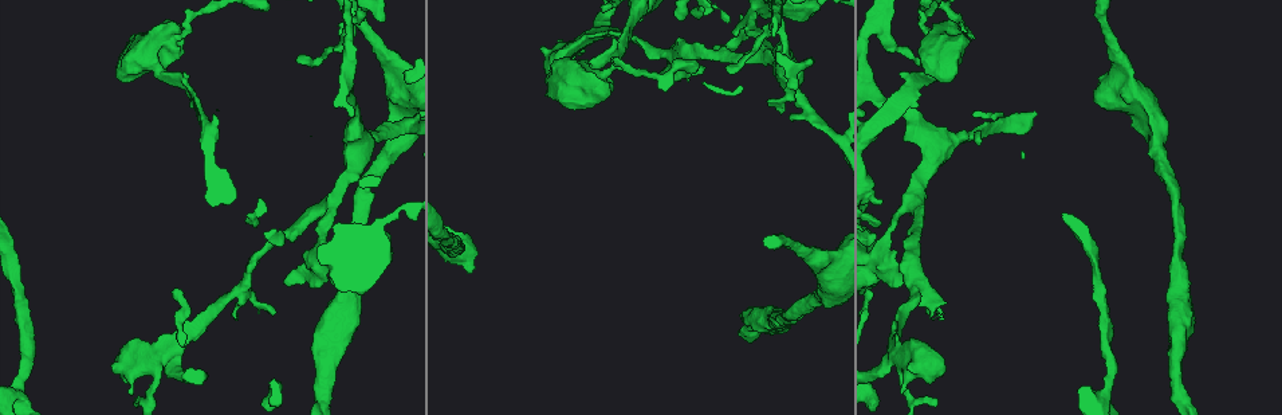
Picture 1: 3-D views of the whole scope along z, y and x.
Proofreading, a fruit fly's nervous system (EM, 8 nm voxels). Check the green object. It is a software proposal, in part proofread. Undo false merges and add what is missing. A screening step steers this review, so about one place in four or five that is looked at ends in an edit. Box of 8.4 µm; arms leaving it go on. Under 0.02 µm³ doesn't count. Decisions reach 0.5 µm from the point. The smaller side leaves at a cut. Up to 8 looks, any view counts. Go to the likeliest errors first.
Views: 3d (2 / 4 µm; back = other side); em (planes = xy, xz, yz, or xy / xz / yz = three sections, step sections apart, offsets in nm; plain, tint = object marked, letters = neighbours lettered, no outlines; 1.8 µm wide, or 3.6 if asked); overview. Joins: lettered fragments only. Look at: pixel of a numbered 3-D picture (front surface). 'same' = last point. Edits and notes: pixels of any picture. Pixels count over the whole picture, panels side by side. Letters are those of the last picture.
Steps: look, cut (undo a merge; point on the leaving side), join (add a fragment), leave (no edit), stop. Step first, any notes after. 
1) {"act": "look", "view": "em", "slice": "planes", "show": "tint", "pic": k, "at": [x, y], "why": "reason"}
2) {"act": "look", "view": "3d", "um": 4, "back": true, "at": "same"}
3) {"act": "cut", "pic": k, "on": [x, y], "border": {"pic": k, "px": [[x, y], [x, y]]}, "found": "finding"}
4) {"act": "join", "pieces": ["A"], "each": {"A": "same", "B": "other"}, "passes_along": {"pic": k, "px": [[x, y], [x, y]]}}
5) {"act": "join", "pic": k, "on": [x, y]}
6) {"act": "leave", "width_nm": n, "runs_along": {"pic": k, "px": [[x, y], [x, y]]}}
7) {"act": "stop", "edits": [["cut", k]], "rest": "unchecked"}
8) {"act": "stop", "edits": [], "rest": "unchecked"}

{"act": "look", "view": "em", "slice": "yz", "step": 8, "show": "plain", "pic": 1, "at": [242, 283], "why": "a fork"}

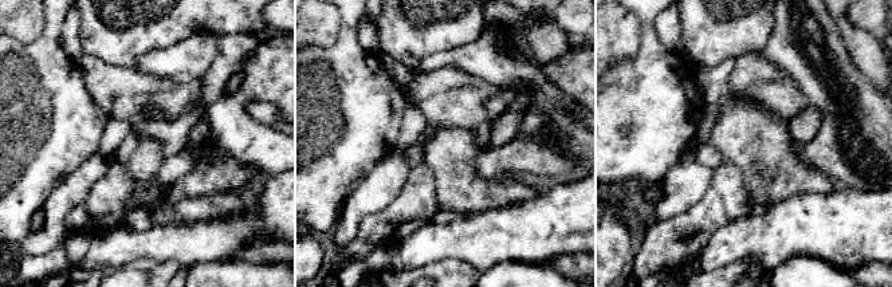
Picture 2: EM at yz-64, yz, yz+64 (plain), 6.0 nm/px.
{"act": "look", "view": "em", "slice": "yz", "step": 8, "show": "tint", "at": "same"}

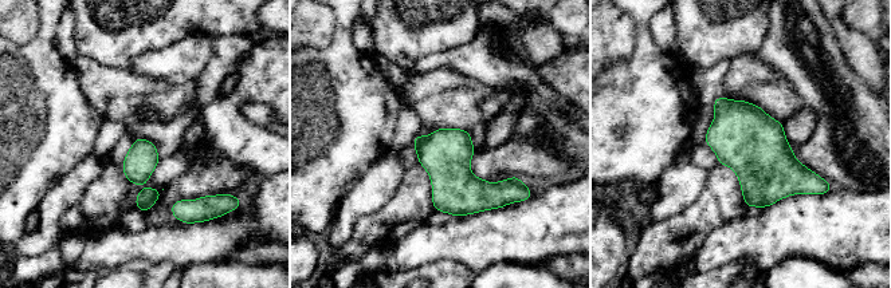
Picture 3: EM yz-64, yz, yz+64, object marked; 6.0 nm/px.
{"act": "look", "view": "em", "slice": "yz", "step": 8, "show": "letters", "at": "same", "why": "what lies round it"}

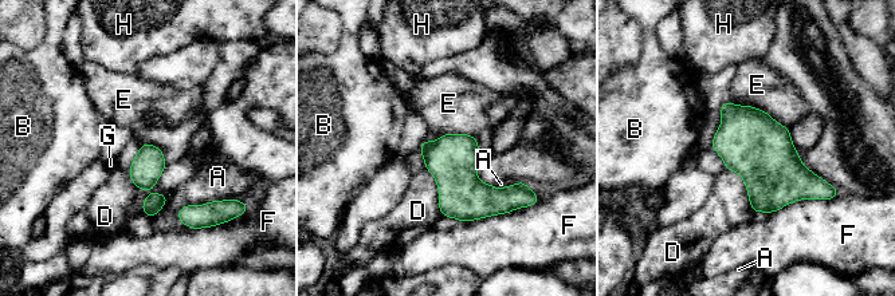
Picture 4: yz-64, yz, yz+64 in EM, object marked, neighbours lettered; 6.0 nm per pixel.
{"act": "leave", "longest_contact_nm": ["E", 420], "each": {"A": "other", "B": "other", "D": "other", "E": "other", "F": "other", "G": "other", "H": "other"}, "border": {"pic": 4, "px": [[725, 101], [758, 107], [788, 129]]}, "found": "all the same cell"}

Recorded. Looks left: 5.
{"act": "look", "view": "em", "slice": "xy", "step": 4, "show": "tint", "pic": 1, "at": [640, 21], "why": "an open end"}

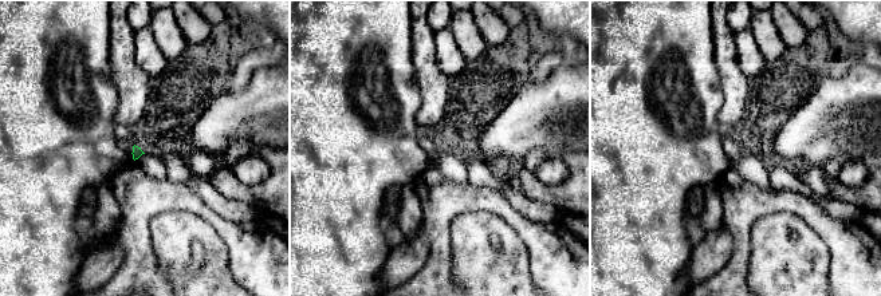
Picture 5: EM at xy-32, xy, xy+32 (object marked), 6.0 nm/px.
{"act": "look", "view": "em", "slice": "planes", "show": "letters", "at": "same", "why": "another direction"}

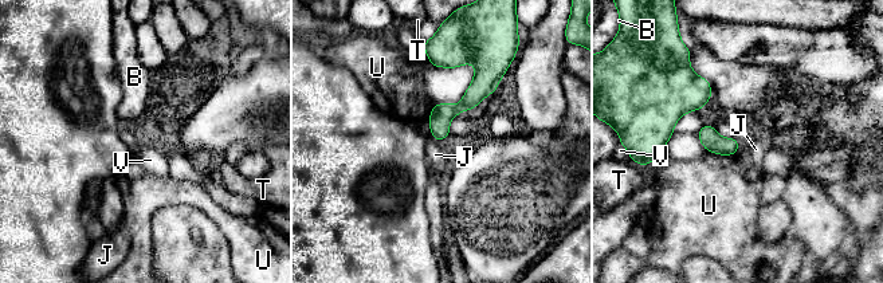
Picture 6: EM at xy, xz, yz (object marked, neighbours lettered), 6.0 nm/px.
{"act": "leave", "longest_contact_nm": ["B", 260], "each": {"B": "other", "J": "other", "T": "other", "U": "other", "V": "other"}, "found": "no lettered fragment goes on from it"}

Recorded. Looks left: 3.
{"act": "look", "view": "3d", "um": 2, "pic": 1, "at": [380, 134]}

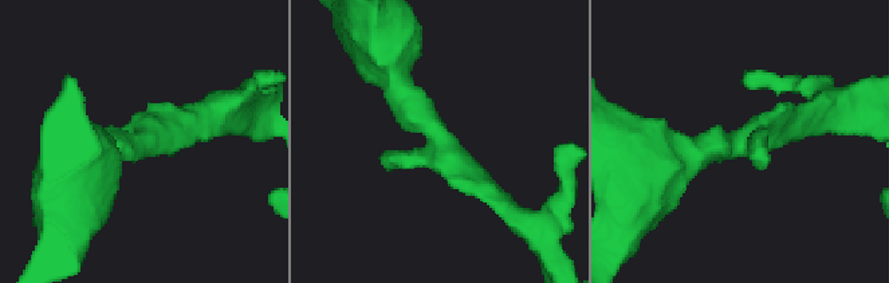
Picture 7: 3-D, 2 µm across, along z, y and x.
{"act": "look", "view": "em", "slice": "planes", "show": "letters", "pic": 7, "at": [733, 143]}

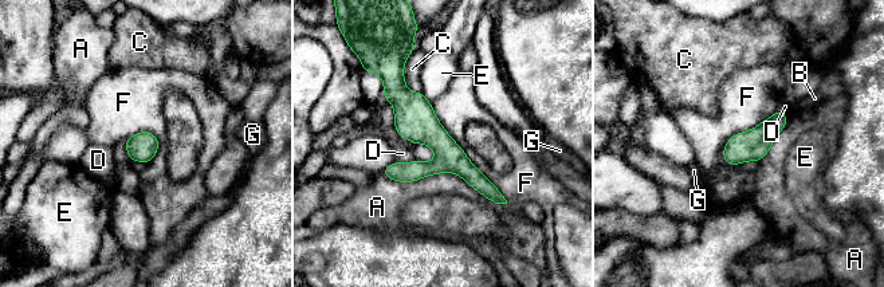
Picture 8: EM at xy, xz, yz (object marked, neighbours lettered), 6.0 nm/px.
{"act": "leave", "width_nm": 180, "each": {"A": "other", "B": "other", "C": "other", "D": "other", "E": "other", "F": "other", "G": "other"}, "runs_along": {"pic": 8, "px": [[392, 83], [413, 116], [501, 200]]}, "found": "continuous, no second cell"}

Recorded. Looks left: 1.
{"act": "stop", "edits": [], "rest": "unchecked"}

